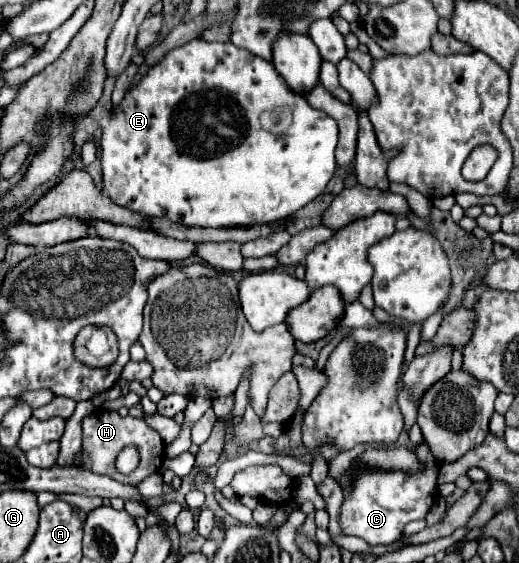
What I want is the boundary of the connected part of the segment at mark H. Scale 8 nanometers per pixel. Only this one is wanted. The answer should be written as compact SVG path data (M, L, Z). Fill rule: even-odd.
M94 410L90 416L82 420L82 464L80 468L90 470L100 476L114 478L122 484L140 484L150 474L158 472L162 462L164 462L164 440L142 418L132 418L132 416L122 418L118 412L112 412L112 410ZM126 446L136 446L140 454L140 462L130 474L122 474L116 470L116 458Z

